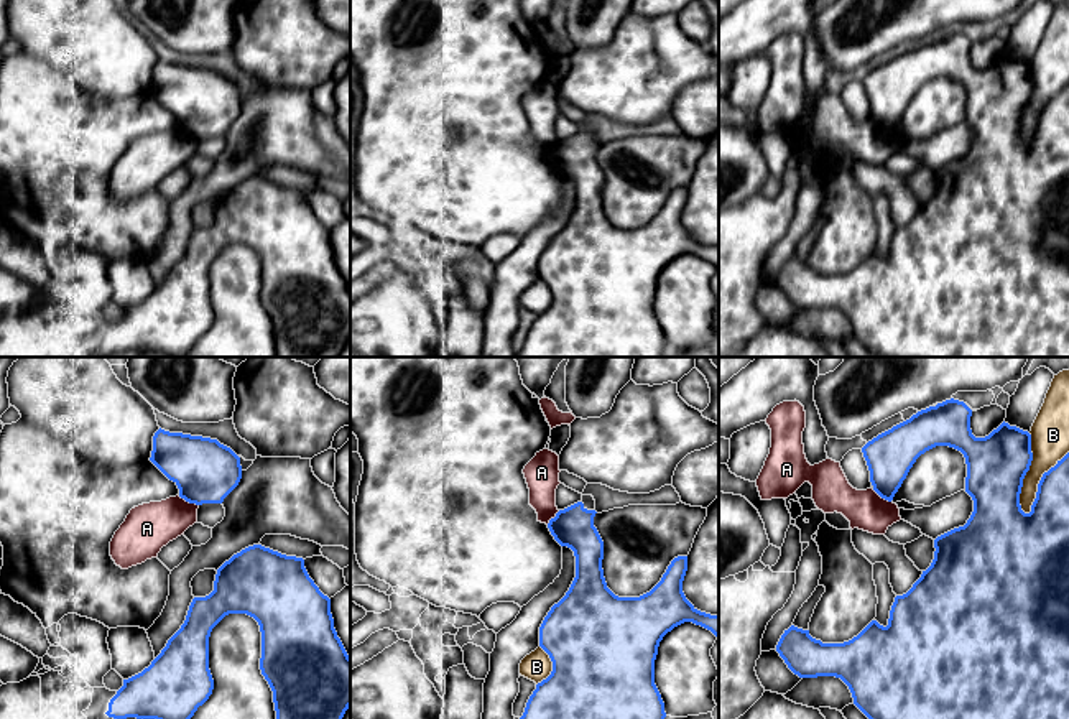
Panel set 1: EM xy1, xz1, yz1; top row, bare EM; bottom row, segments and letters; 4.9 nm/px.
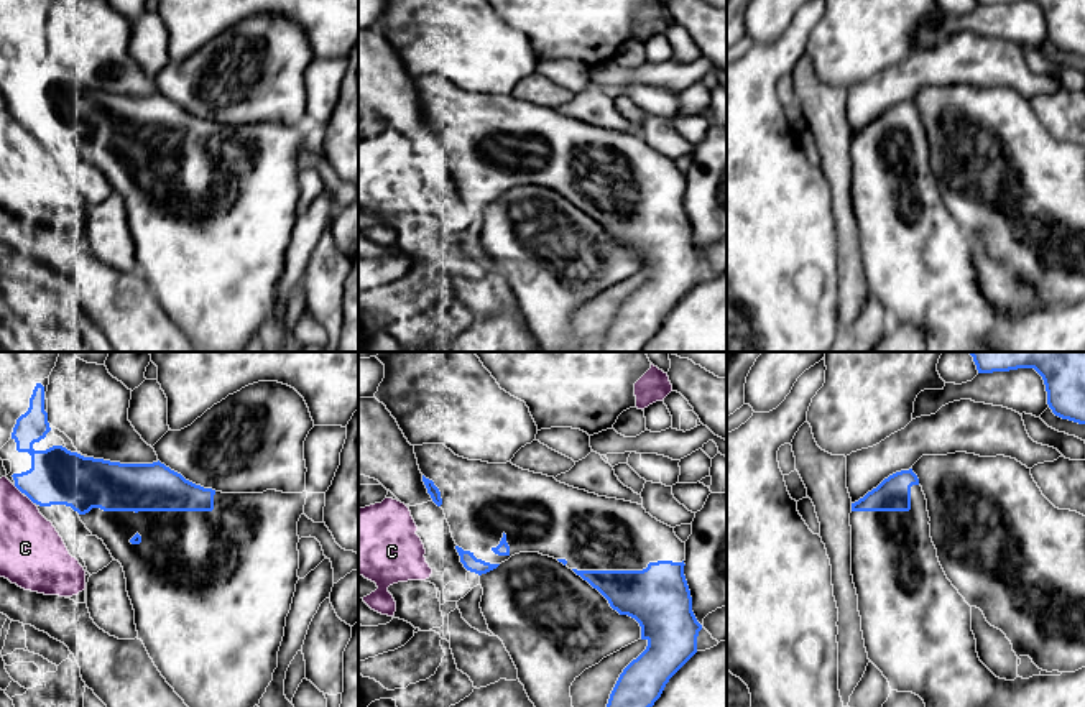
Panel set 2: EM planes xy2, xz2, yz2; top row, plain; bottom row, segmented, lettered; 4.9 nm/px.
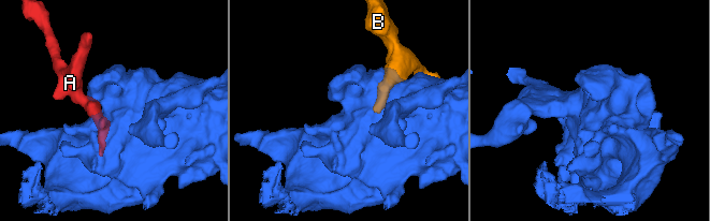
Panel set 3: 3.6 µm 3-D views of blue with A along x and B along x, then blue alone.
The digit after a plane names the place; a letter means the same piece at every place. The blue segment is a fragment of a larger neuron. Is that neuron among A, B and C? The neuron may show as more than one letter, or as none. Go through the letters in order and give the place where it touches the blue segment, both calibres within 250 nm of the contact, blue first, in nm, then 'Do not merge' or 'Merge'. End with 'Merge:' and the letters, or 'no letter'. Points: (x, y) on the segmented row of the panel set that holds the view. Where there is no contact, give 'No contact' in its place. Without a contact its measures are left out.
A: Touches blue at xy1 (188, 500). Thickness 300 nm (blue) against 240 nm. Do not merge
B: Touches blue at yz1 (1025, 474). Thickness 300 nm (blue) against 190 nm. Do not merge
C: Touches blue at xy2 (18, 489). Thickness 280 nm (blue) against 280 nm. Do not merge
Merge: no letter

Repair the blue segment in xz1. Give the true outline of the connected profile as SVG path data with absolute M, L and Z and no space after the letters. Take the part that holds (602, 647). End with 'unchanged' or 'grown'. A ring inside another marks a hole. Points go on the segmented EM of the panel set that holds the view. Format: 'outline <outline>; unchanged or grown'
outline M577 502L548 523L554 540L574 551L576 578L539 627L539 647L549 655L553 671L536 684L520 719L664 719L664 703L655 684L655 660L663 637L692 622L719 638L719 615L697 610L683 592L687 556L674 558L661 581L640 597L618 597L607 587L595 513Z; unchanged

